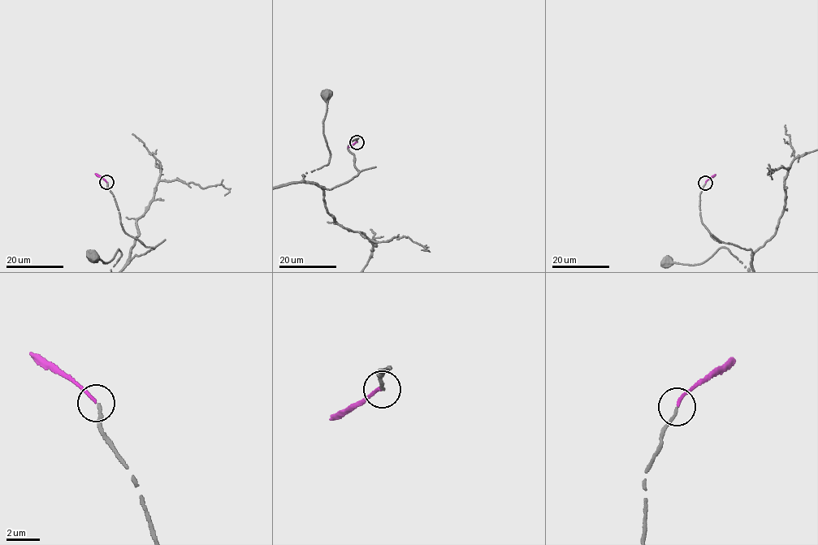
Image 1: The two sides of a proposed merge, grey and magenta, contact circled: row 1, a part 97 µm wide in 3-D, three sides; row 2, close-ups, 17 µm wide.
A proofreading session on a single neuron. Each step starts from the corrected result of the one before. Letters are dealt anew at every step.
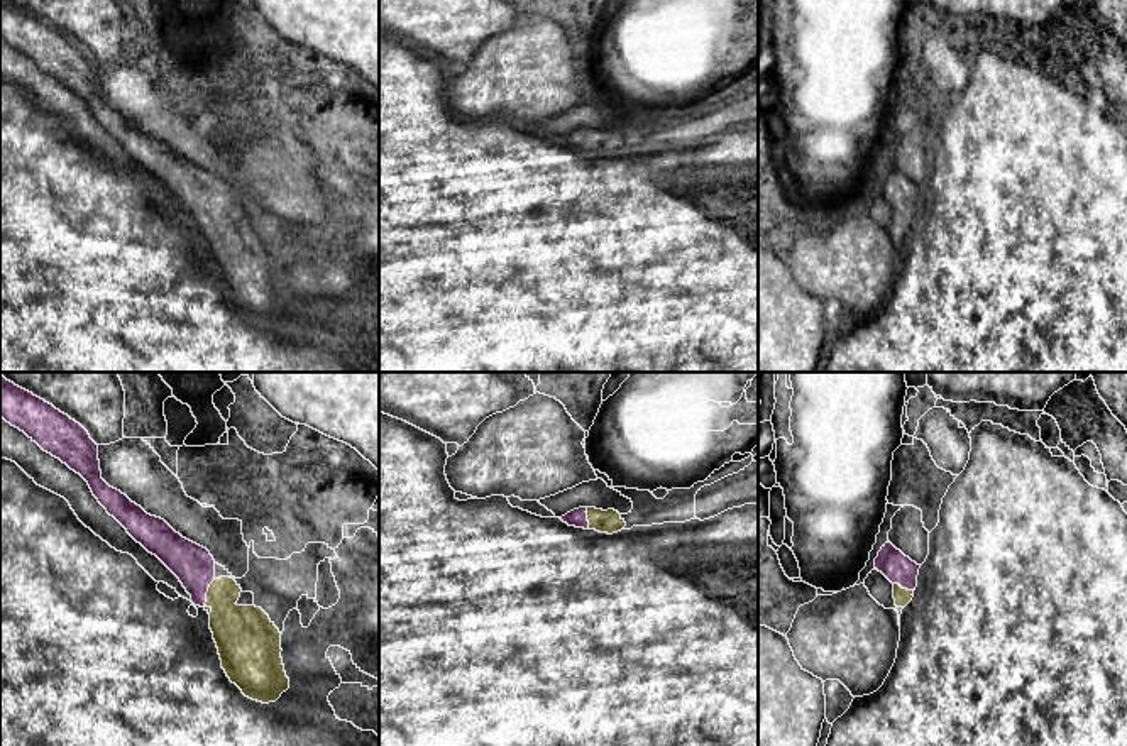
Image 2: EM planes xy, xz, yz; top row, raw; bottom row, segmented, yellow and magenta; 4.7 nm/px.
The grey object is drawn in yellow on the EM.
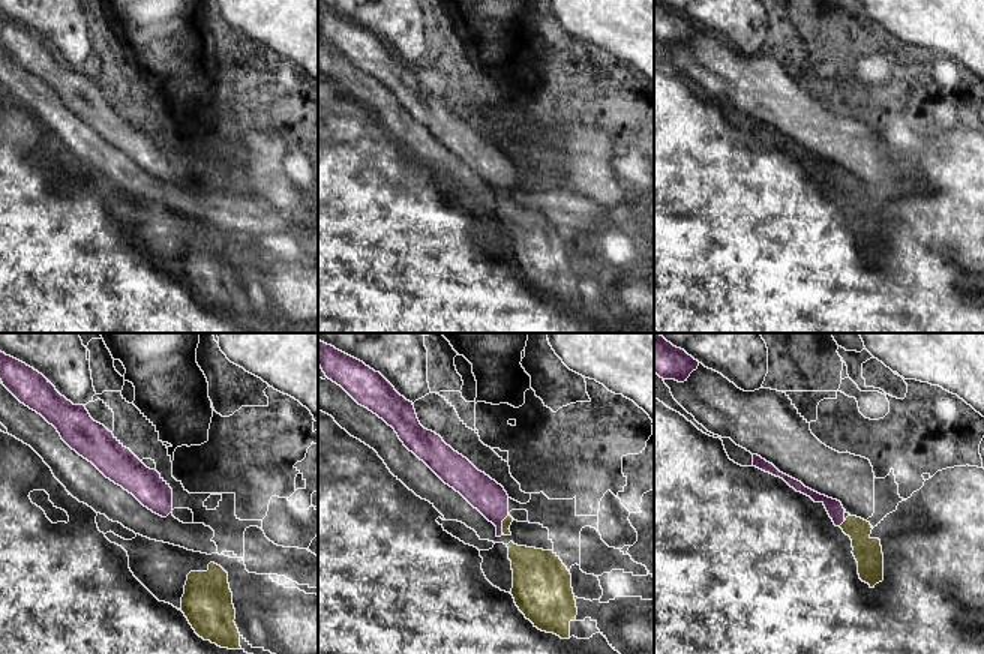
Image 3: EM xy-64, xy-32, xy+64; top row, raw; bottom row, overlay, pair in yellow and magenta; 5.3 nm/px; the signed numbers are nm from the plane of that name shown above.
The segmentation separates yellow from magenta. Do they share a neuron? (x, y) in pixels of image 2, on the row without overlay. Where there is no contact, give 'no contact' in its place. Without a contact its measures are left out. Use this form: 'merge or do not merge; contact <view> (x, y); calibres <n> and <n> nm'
merge; contact xy (207, 213); calibres 260 and 190 nm

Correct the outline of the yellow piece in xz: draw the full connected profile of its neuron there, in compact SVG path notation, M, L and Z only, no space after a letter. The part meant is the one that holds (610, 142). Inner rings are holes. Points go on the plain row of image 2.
M579 129L560 139L569 147L596 151L599 154L618 154L624 151L626 144L614 130Z

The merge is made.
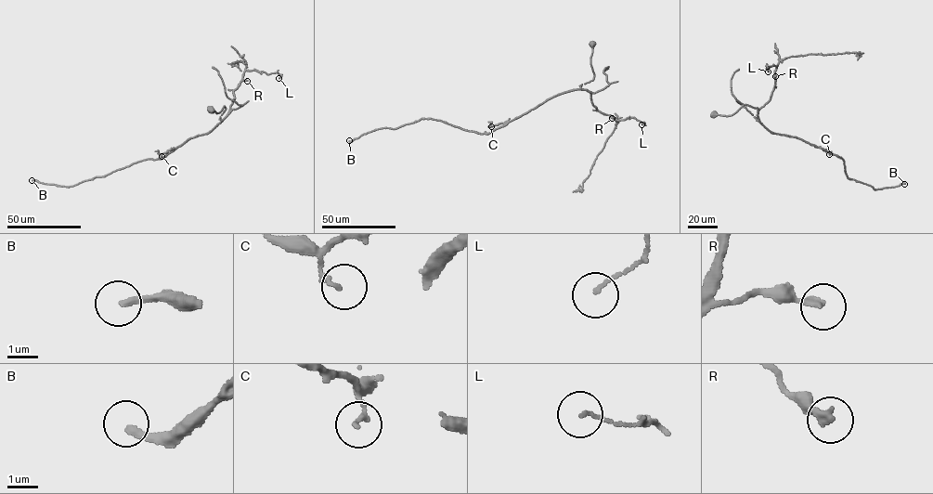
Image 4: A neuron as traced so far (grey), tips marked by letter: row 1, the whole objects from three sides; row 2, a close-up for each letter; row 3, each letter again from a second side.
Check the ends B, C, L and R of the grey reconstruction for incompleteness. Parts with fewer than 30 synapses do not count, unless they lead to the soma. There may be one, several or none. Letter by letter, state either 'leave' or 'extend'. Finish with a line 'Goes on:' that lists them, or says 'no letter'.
B: extend
C: leave
L: leave
R: leave
Goes on: B

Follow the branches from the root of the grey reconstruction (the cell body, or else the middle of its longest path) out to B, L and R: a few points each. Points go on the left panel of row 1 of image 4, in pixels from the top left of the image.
B: (210, 110), (218, 113), (225, 106), (222, 121), (162, 158), (138, 162), (71, 186), (32, 180)
L: (210, 110), (218, 113), (225, 106), (222, 121), (245, 71), (277, 72), (281, 75), (278, 78)
R: (210, 110), (218, 113), (225, 106), (220, 118), (222, 121), (234, 98), (234, 90), (242, 81), (247, 81)

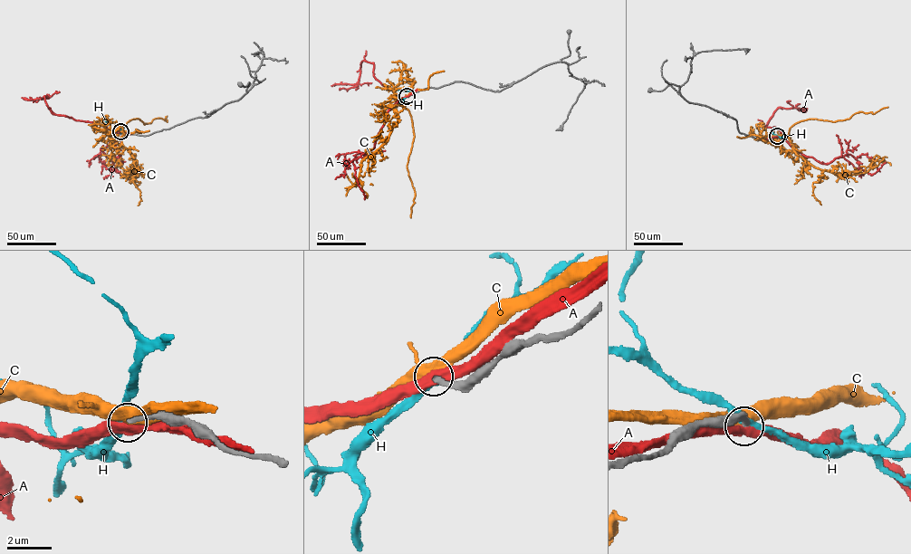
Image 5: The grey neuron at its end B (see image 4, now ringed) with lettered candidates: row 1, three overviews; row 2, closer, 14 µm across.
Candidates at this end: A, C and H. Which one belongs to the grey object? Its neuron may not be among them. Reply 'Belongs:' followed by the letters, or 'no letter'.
Belongs: no letter

